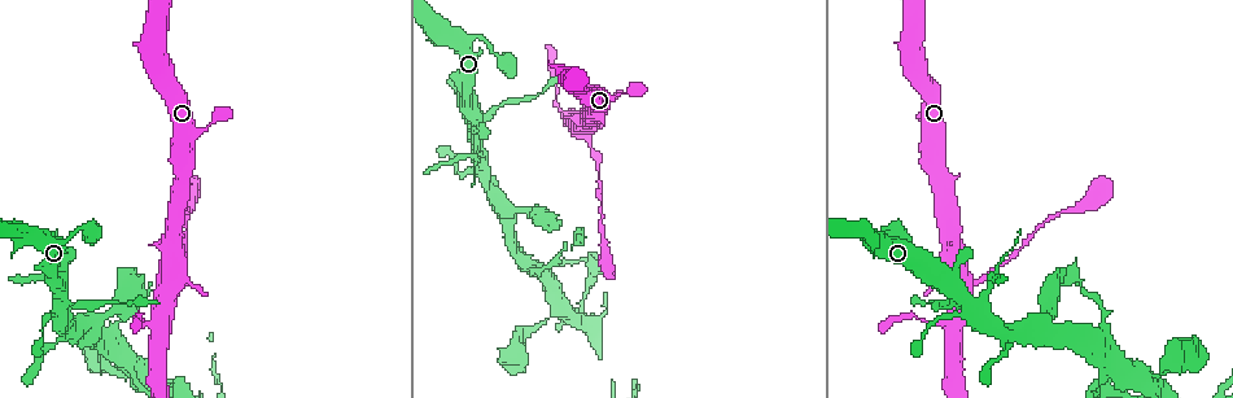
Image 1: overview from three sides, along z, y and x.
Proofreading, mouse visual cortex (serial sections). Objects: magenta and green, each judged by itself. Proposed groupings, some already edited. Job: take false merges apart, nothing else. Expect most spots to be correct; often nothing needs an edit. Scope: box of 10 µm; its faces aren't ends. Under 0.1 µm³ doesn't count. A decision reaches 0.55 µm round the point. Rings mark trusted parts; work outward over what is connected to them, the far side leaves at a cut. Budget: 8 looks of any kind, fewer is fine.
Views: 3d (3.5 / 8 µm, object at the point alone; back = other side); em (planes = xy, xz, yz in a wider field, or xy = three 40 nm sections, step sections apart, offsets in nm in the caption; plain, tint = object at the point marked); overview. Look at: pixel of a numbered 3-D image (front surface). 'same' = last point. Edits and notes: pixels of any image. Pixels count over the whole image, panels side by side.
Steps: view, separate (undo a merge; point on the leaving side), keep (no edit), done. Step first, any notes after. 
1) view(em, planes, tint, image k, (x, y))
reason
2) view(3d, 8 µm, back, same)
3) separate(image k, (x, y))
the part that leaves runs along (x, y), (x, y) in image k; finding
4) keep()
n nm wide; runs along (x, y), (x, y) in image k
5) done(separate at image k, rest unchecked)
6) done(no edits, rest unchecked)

view(3d, 8 µm, image 1, (62, 315))
arms part here

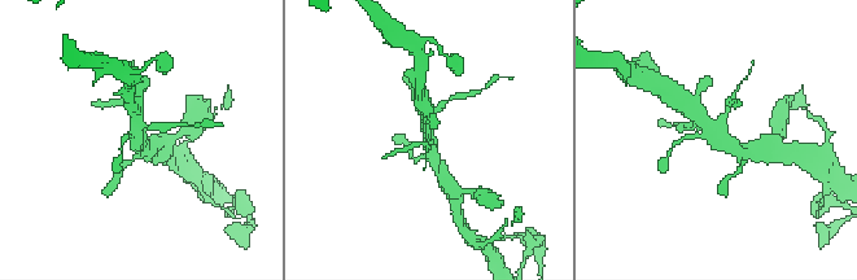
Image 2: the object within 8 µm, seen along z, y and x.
view(3d, 3.5 µm, same)
zoom in

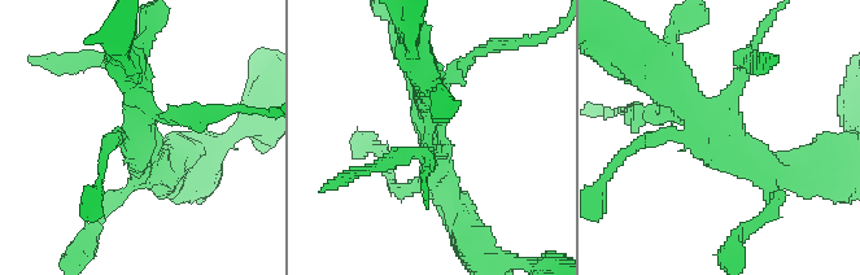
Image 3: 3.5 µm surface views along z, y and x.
view(em, planes, tint, image 3, (724, 138))

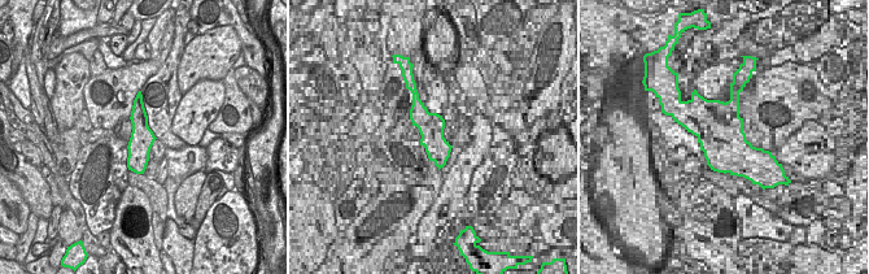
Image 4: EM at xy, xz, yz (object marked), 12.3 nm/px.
keep()
one cell here

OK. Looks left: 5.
view(3d, 8 µm, image 1, (970, 282))
a fork

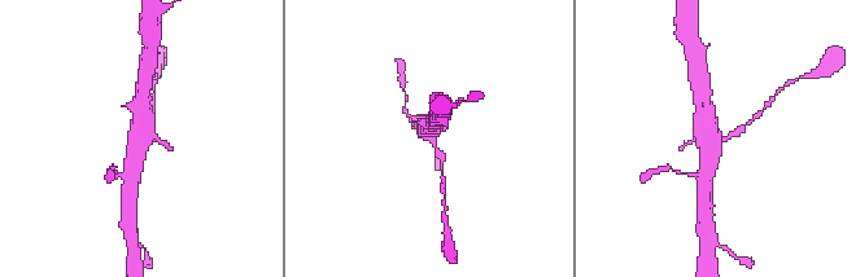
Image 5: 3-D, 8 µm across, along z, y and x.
view(3d, 3.5 µm, same)
closer look

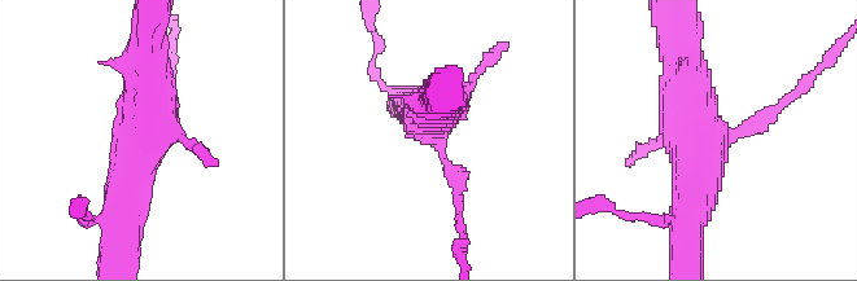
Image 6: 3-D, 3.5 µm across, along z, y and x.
view(em, xy, step 1, tint, image 6, (725, 132))

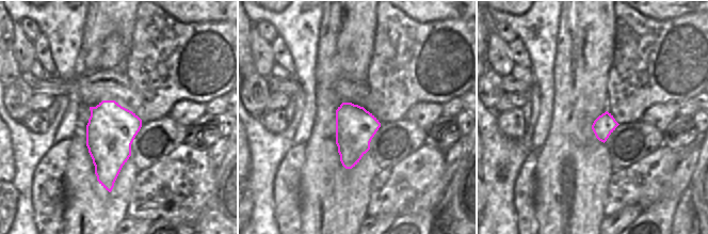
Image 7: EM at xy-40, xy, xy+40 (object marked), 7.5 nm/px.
keep()
runs along (148, 47), (148, 122), (125, 218) in image 6; one cell here

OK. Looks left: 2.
view(3d, 8 µm, back, image 1, (560, 309))
a narrow waist

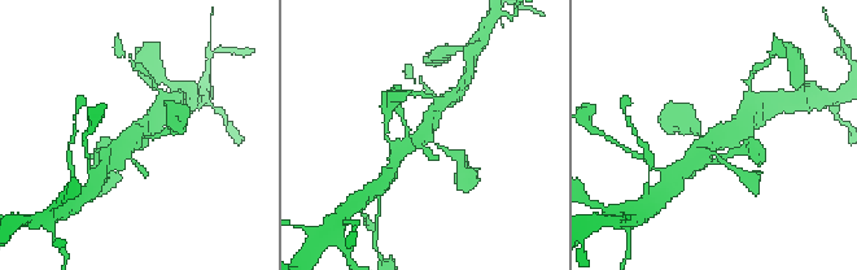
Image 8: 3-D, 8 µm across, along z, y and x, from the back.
view(3d, 3.5 µm, same)

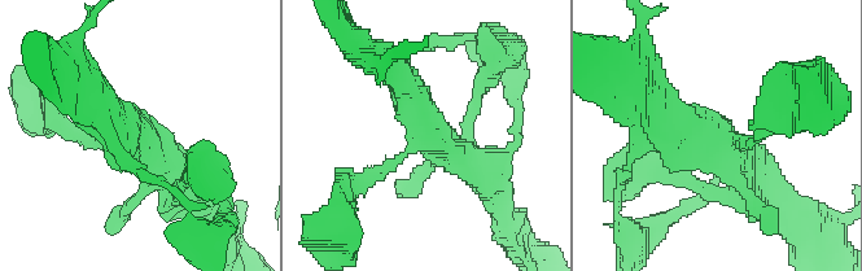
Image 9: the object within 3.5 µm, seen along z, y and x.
keep()
runs along (651, 109), (738, 165), (727, 196) in image 9; continuous, no second cell

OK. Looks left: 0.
done(no edits, rest unchecked)

